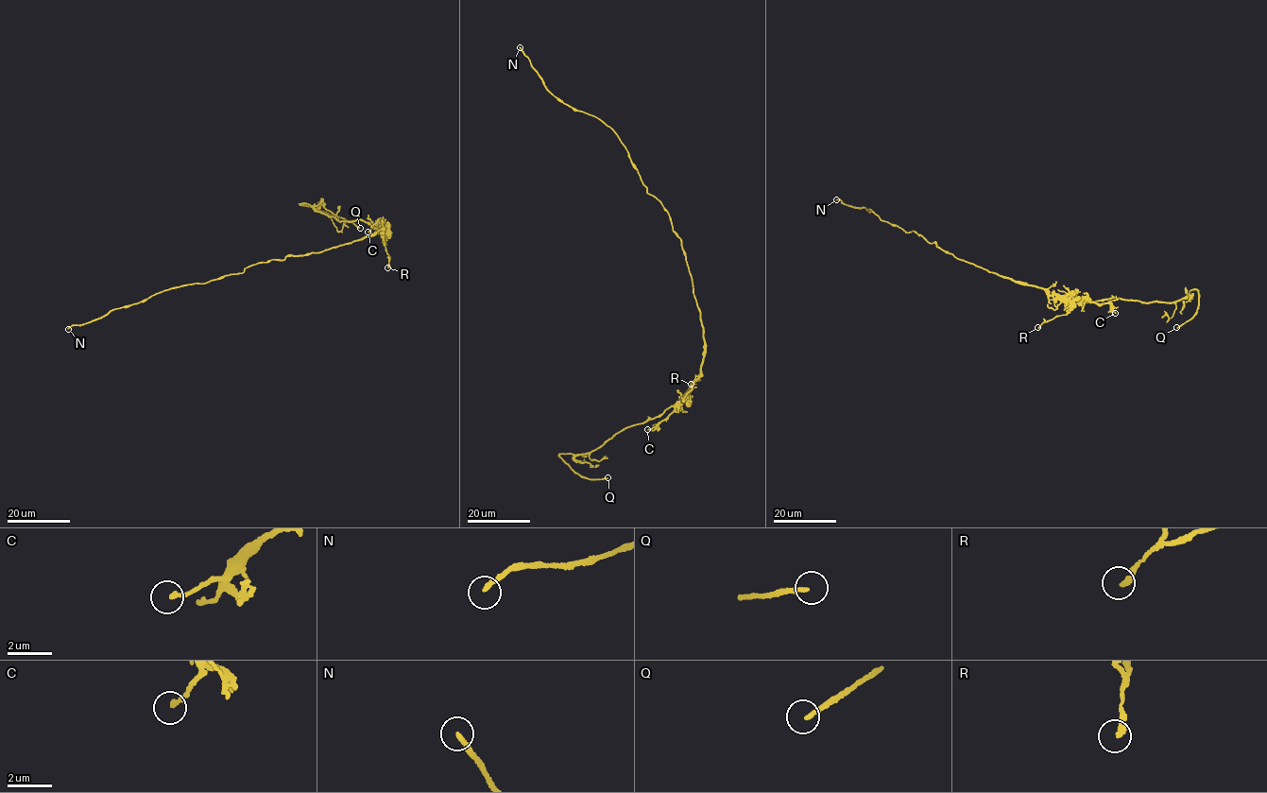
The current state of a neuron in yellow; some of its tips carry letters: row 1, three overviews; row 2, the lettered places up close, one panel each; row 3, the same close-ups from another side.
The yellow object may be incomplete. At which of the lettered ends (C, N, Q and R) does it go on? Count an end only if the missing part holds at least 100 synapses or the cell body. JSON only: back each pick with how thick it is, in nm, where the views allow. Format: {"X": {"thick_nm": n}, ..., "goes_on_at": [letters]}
{"Q": {"thick_nm": 170}, "goes_on_at": ["Q"]}

